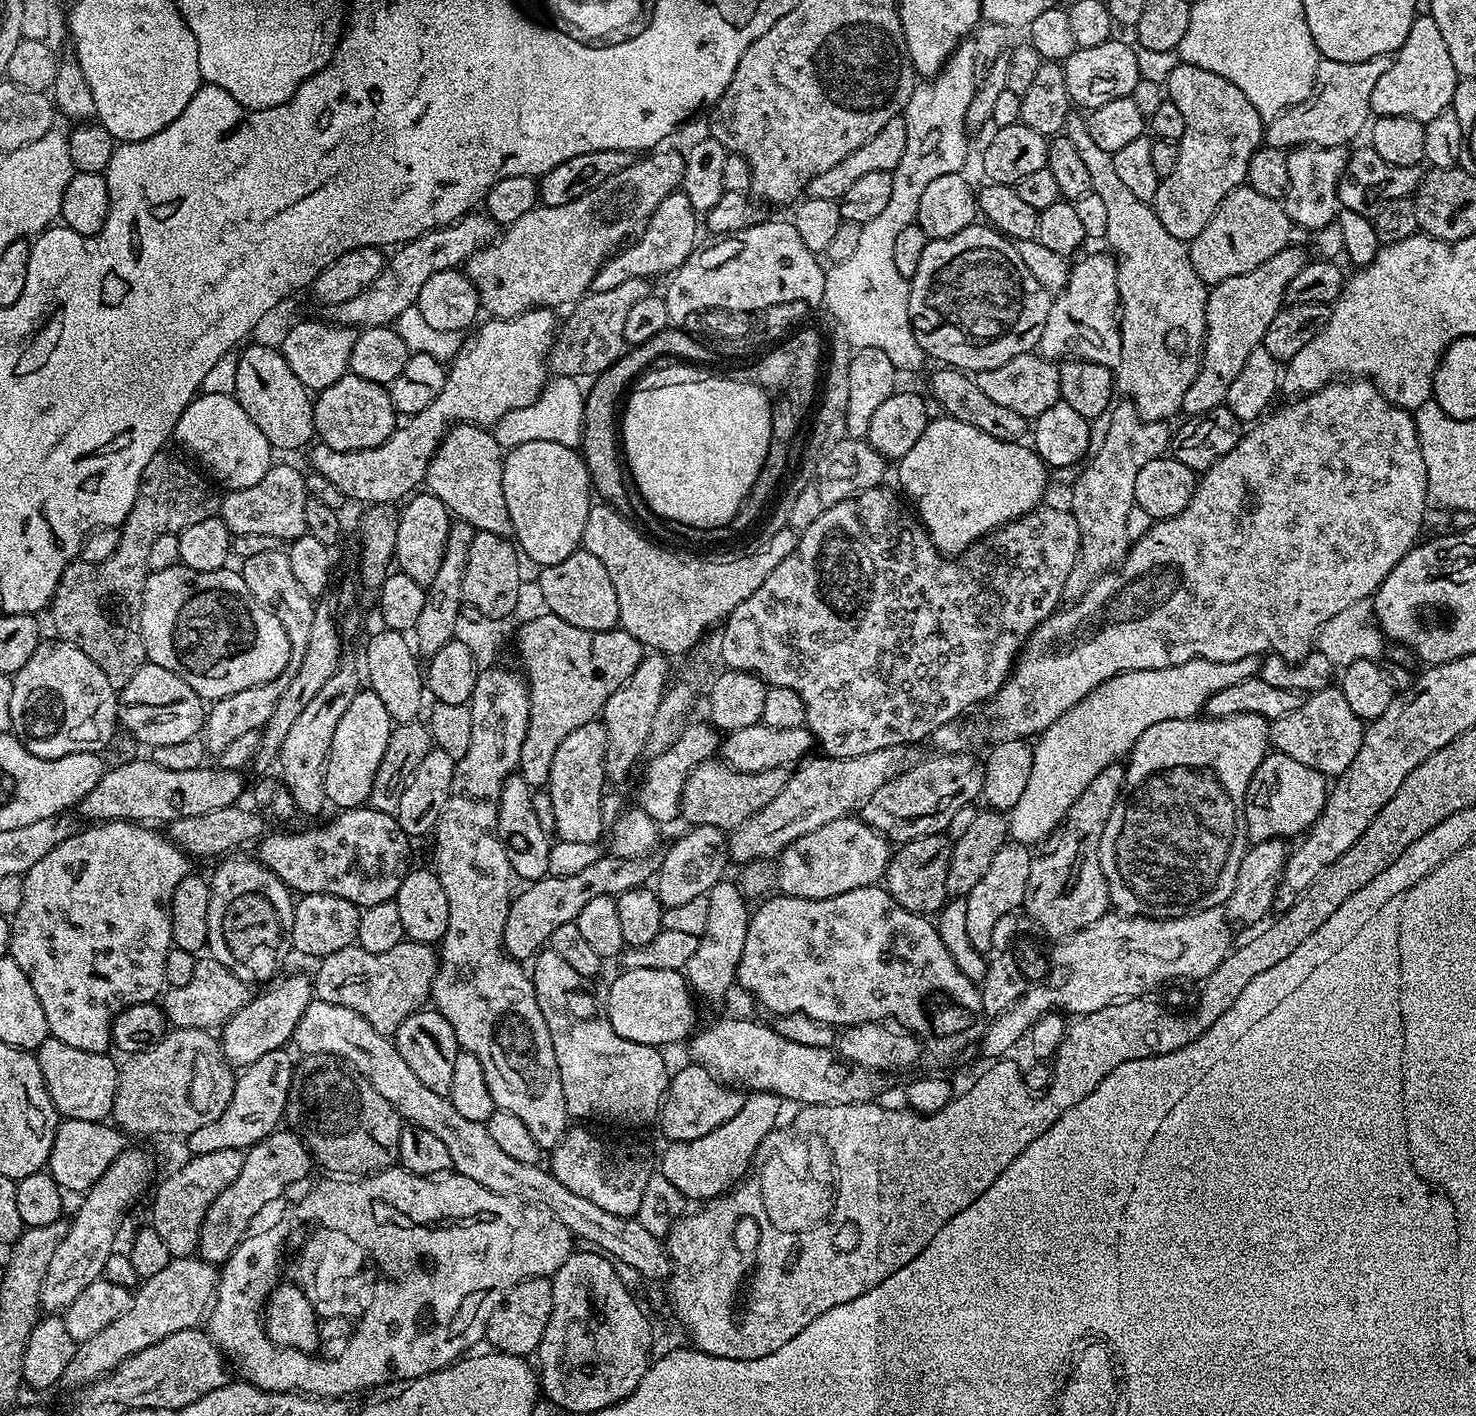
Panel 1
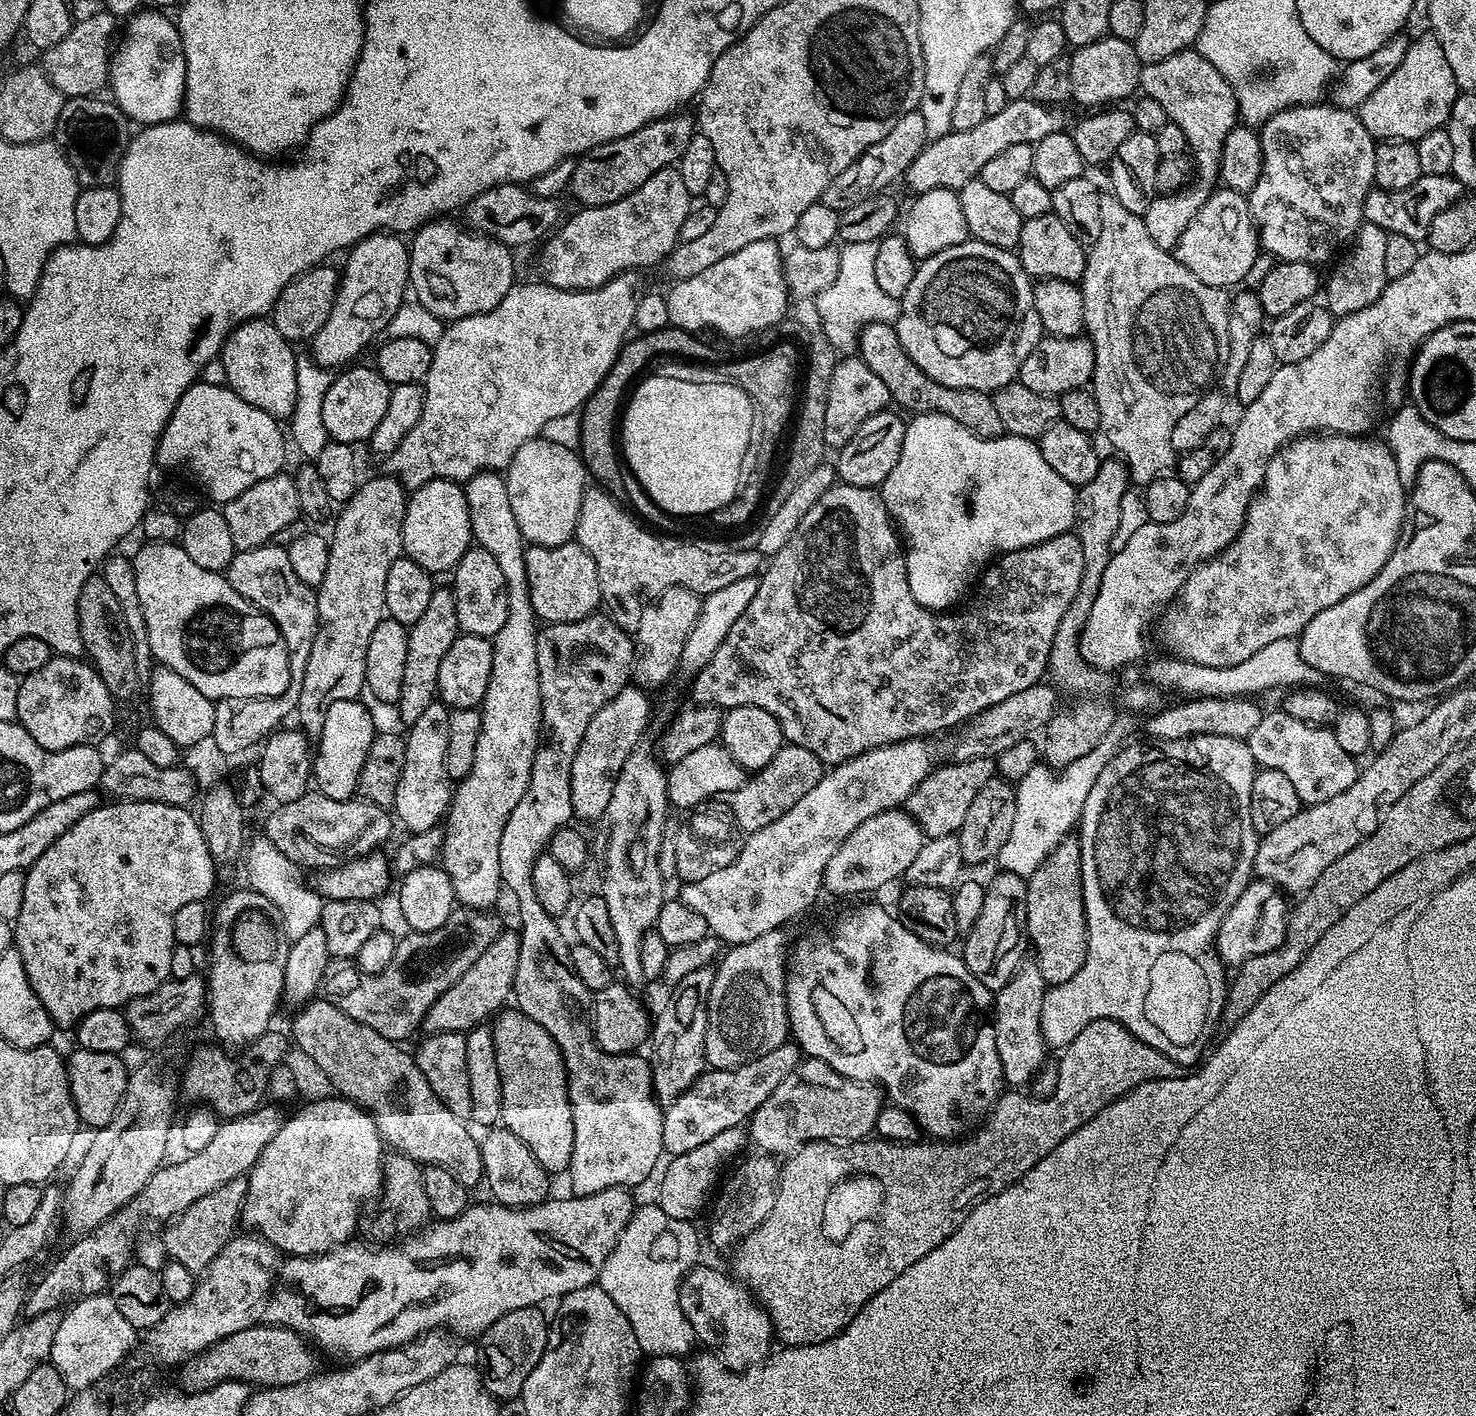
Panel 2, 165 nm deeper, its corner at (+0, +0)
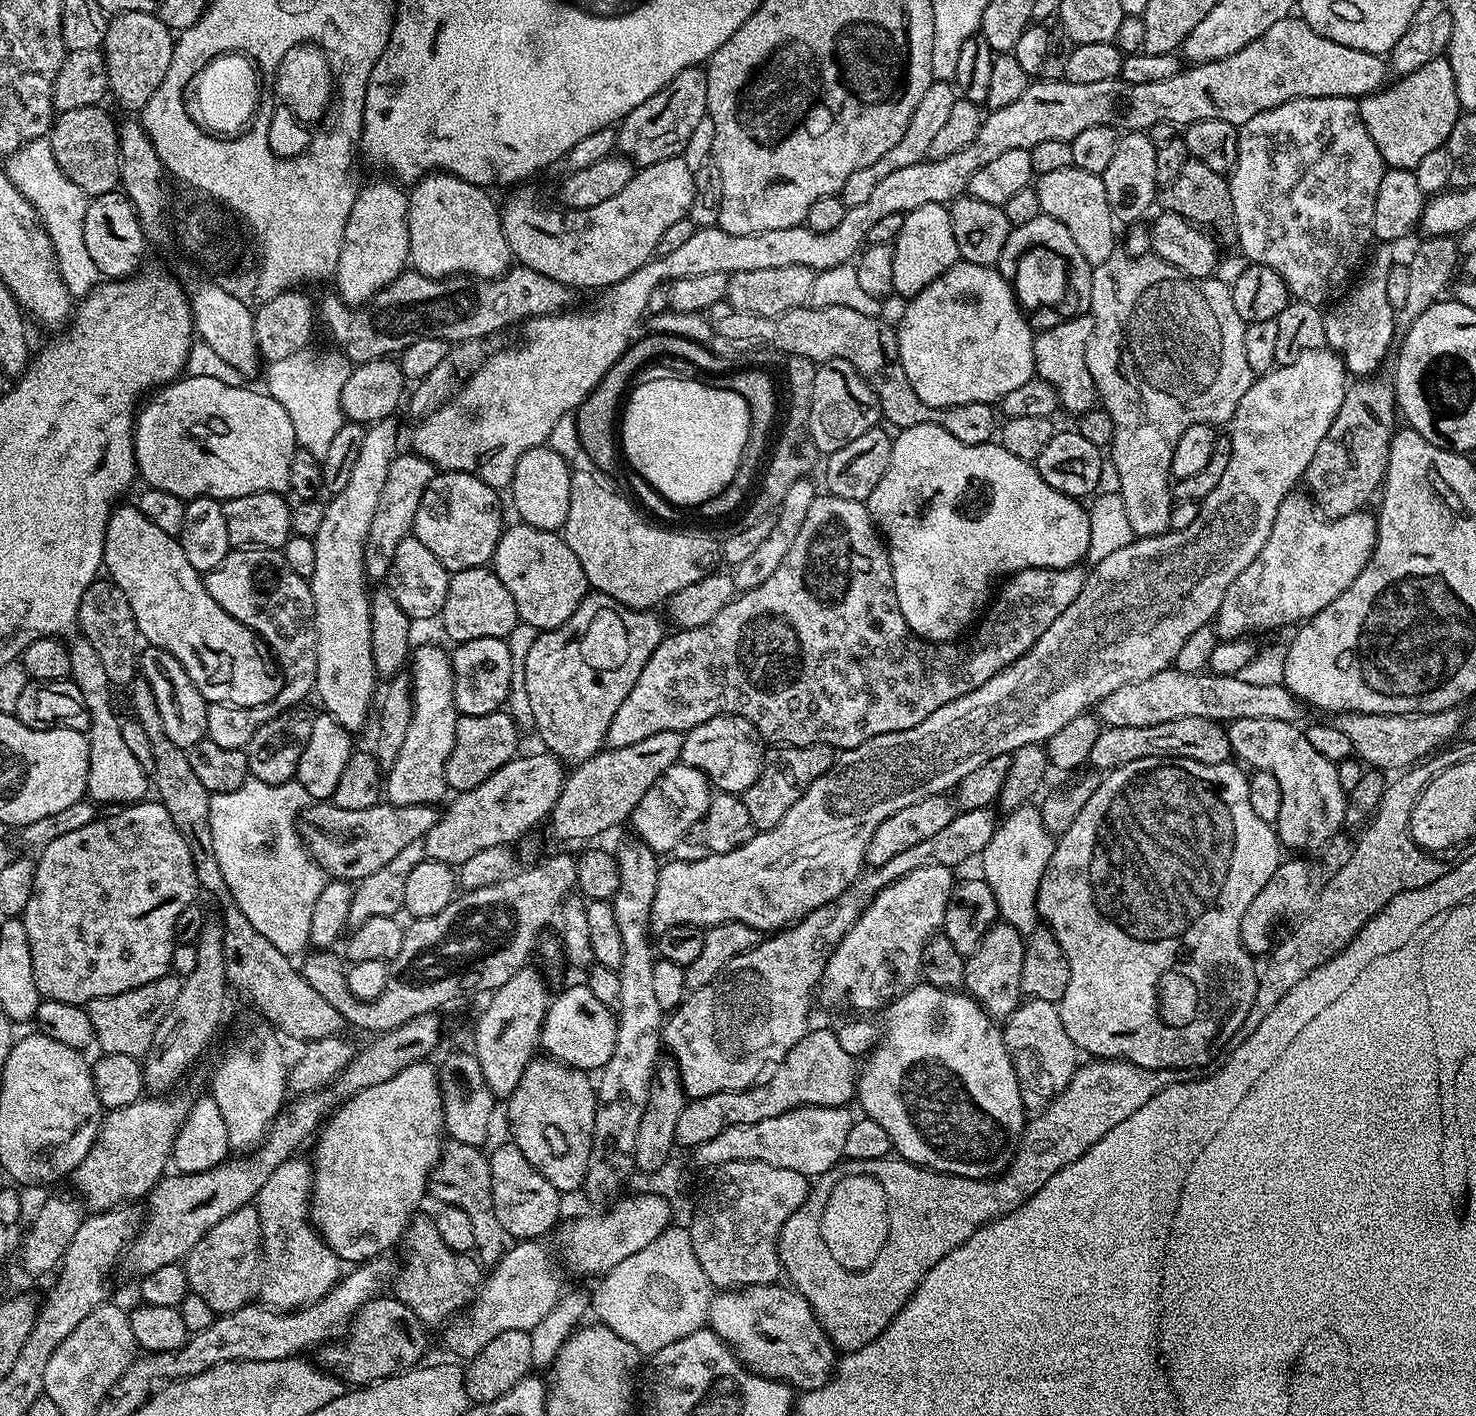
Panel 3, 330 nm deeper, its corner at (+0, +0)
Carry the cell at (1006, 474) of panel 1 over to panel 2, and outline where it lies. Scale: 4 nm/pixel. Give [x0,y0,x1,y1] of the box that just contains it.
[878,412,1077,612]

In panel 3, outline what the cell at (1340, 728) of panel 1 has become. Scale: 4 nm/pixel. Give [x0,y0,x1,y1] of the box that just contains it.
[1227,718,1346,849]

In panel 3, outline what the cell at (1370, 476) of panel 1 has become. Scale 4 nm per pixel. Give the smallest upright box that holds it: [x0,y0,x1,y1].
[1214,490,1376,641]

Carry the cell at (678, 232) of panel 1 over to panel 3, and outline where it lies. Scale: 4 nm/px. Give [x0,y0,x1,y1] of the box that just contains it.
[500,156,694,290]

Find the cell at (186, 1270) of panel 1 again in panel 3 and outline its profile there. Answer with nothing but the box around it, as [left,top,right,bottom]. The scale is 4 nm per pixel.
[254,1159,342,1310]

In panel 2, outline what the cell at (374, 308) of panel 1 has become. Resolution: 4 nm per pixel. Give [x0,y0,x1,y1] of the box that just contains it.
[462,184,561,250]

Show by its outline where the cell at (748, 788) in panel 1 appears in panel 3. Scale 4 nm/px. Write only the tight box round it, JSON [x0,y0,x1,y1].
[742,744,837,830]

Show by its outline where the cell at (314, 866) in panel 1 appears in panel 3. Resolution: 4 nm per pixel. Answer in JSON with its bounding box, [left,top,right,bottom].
[22,803,198,1006]

